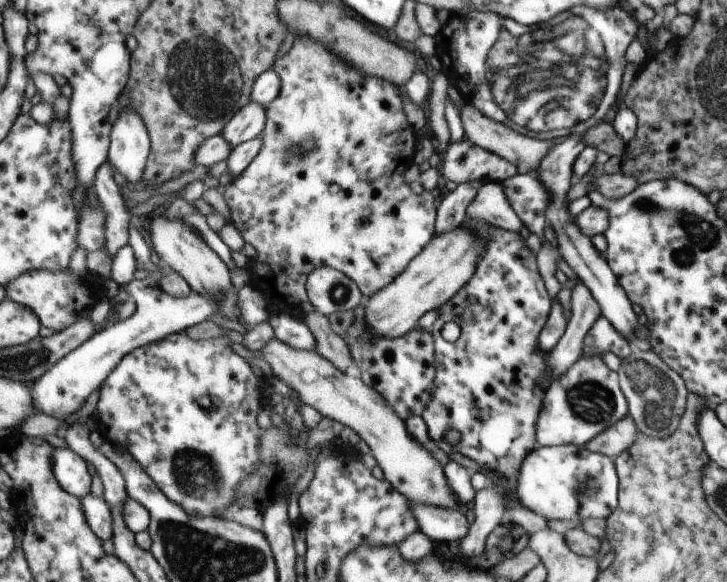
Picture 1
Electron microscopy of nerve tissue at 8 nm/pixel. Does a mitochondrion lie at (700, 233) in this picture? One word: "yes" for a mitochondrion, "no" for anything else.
yes

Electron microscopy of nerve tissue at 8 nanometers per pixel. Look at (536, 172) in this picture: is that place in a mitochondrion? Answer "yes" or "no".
no

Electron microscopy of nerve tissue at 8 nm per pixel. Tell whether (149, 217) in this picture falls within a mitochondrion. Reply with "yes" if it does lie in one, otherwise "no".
no

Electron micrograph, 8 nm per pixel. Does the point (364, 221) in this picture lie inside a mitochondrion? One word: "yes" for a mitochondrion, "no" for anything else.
no

